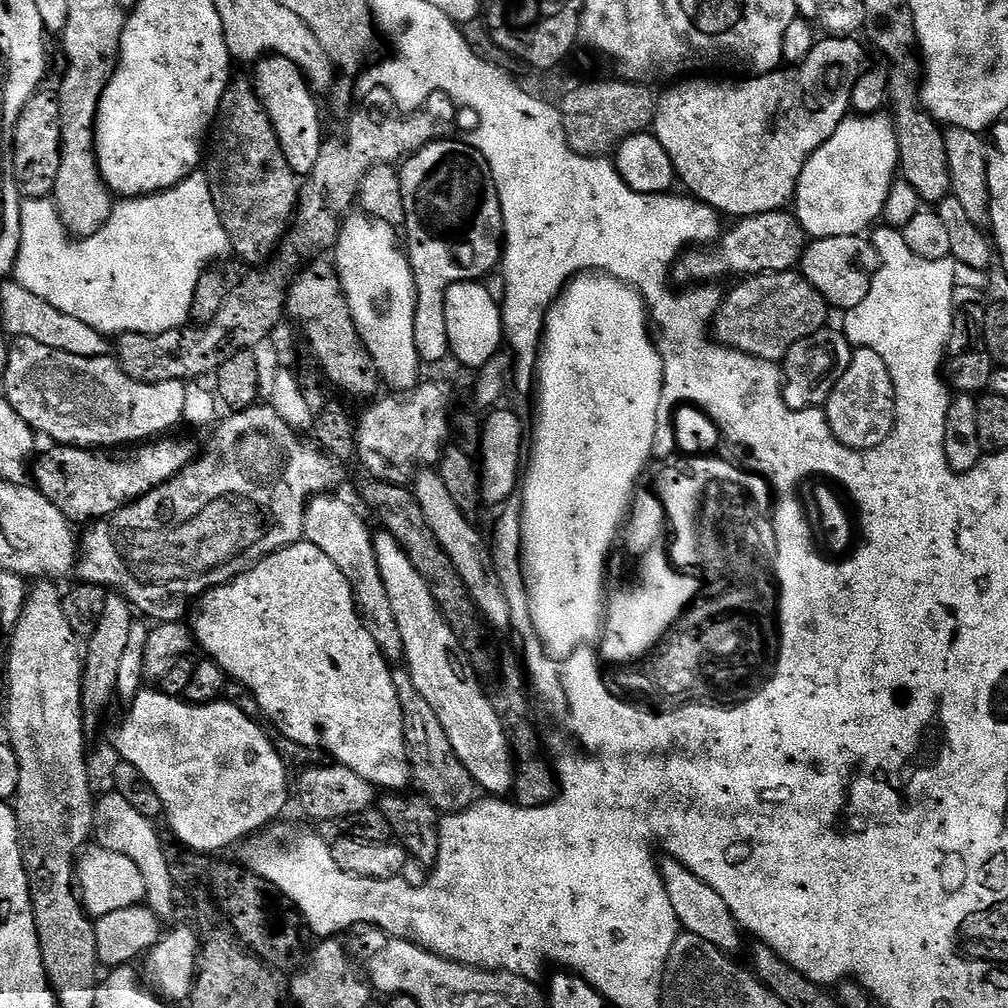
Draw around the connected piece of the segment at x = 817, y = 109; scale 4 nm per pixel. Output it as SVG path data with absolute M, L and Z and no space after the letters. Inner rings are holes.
M832 36L831 38L817 39L808 57L800 64L789 67L787 69L789 72L784 72L785 70L768 72L765 76L741 79L739 81L741 84L727 84L727 82L724 81L727 79L724 78L684 78L679 82L673 83L671 86L665 87L663 89L665 92L663 93L661 91L659 93L656 102L654 134L658 138L658 142L662 142L662 150L666 150L670 162L674 166L677 181L679 181L681 185L684 183L685 186L689 188L685 189L687 189L695 199L710 205L714 211L723 214L725 217L743 218L787 209L789 205L793 203L796 187L798 186L798 178L802 174L806 162L831 138L834 134L834 130L838 130L840 123L849 115L852 106L854 86L858 82L860 73L865 71L866 68L866 63L864 64L865 45L863 43L860 45L858 41L859 39L850 36Z

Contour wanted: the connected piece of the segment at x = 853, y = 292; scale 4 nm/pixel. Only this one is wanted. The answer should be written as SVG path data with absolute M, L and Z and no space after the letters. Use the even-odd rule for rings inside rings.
M859 235L812 240L804 250L798 271L822 294L822 298L827 300L833 309L847 310L858 306L866 298L871 280L879 266L880 256L874 250L871 239Z

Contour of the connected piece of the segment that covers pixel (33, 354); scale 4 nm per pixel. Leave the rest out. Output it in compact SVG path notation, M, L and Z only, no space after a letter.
M18 336L9 343L2 380L2 396L10 406L36 434L49 436L60 446L112 450L115 444L135 445L163 437L184 420L185 381L138 382L126 375L111 355L78 358L78 354L50 350L34 338Z

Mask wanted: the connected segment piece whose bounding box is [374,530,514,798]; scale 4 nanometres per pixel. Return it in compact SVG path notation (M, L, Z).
M377 531L374 554L378 558L378 574L382 574L394 618L398 618L406 670L412 675L418 694L422 694L422 698L434 706L438 722L442 722L454 752L466 770L470 770L477 789L484 791L485 788L493 792L491 795L496 798L511 793L514 788L514 752L508 733L504 731L496 713L495 703L480 685L481 677L472 664L471 656L460 645L438 602L434 602L434 594L430 594L430 586L426 586L426 578L422 578L399 542L388 532Z

